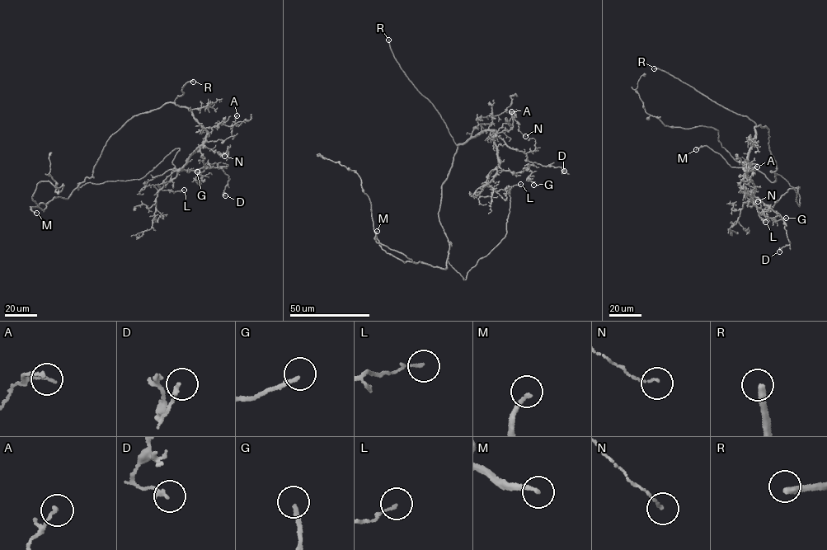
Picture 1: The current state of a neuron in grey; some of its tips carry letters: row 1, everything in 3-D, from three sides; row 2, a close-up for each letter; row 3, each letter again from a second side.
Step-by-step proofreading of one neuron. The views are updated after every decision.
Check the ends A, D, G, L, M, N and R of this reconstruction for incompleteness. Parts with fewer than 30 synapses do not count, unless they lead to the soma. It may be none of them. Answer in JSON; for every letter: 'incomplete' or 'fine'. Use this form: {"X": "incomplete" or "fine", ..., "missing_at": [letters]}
{"A": "fine", "D": "fine", "G": "fine", "L": "fine", "M": "incomplete", "N": "fine", "R": "incomplete", "missing_at": ["M", "R"]}

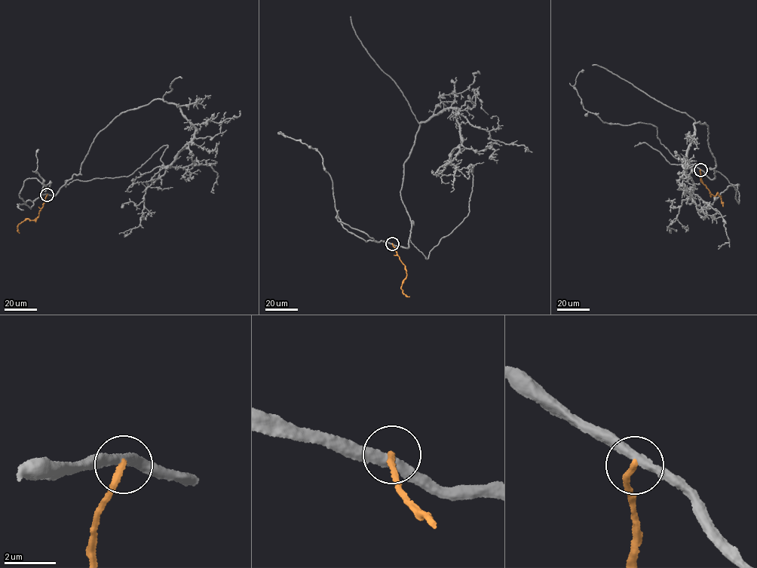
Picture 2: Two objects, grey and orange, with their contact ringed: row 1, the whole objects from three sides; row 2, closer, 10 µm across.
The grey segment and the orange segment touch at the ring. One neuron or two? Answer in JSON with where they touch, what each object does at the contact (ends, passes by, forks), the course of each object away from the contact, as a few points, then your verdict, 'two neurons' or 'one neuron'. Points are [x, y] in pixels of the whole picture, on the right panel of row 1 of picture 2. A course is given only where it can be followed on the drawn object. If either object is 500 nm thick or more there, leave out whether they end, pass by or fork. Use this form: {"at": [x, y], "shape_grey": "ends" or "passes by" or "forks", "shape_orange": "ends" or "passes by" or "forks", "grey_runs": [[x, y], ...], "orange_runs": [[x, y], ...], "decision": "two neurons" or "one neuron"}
{"at": [700, 170], "shape_grey": "passes by", "shape_orange": "ends", "grey_runs": [[700, 170], [715, 177], [708, 127], [699, 121], [694, 124], [684, 172], [693, 190], [669, 225], [675, 229]], "orange_runs": [[700, 170], [701, 182], [709, 193], [714, 195], [716, 193], [720, 196], [723, 206]], "decision": "two neurons"}

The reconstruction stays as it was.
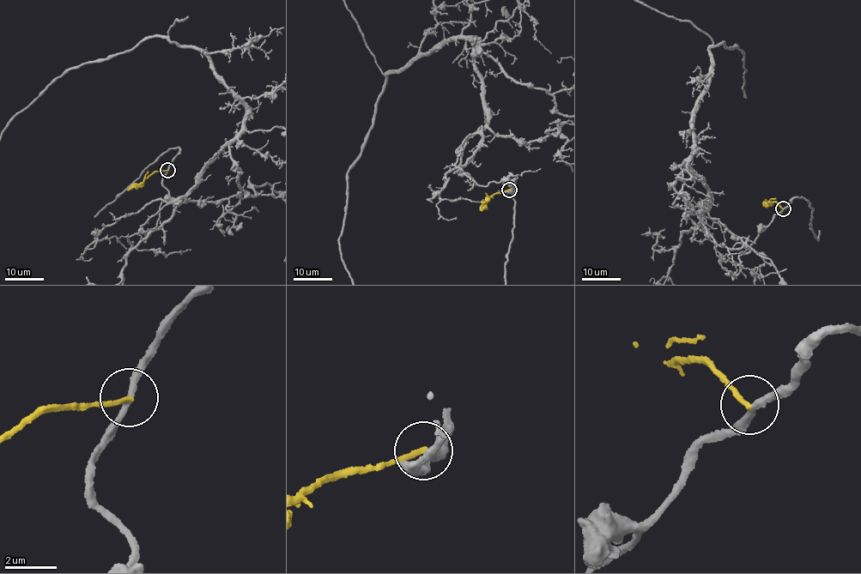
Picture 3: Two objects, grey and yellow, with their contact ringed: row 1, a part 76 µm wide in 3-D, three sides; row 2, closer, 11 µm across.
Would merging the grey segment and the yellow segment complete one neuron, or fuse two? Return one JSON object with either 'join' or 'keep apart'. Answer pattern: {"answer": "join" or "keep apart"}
{"answer": "keep apart"}

